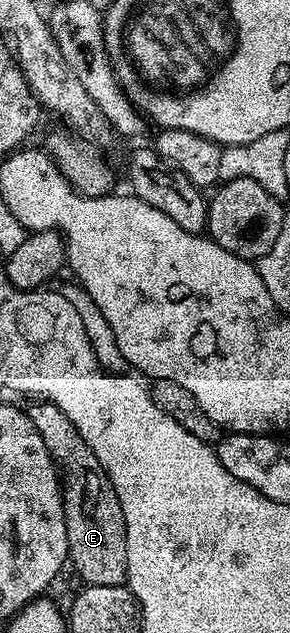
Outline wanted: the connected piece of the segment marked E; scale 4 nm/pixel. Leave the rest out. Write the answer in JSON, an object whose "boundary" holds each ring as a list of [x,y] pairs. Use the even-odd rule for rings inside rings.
{"boundary":[[[40,400],[28,407],[29,419],[35,424],[43,444],[53,453],[63,479],[63,508],[67,520],[69,562],[77,569],[85,586],[123,586],[127,582],[127,536],[119,496],[103,468],[99,456],[79,436],[75,424],[55,408]]]}

